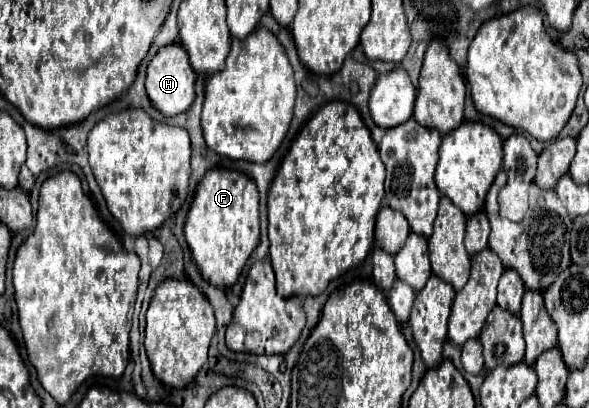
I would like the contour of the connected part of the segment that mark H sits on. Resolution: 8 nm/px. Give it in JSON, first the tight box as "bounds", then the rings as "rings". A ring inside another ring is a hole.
{"bounds":[147,44,195,116],"rings":[[[181,44],[163,46],[147,66],[147,96],[153,106],[165,116],[177,116],[185,112],[195,98],[195,70],[189,64],[189,56]]]}

